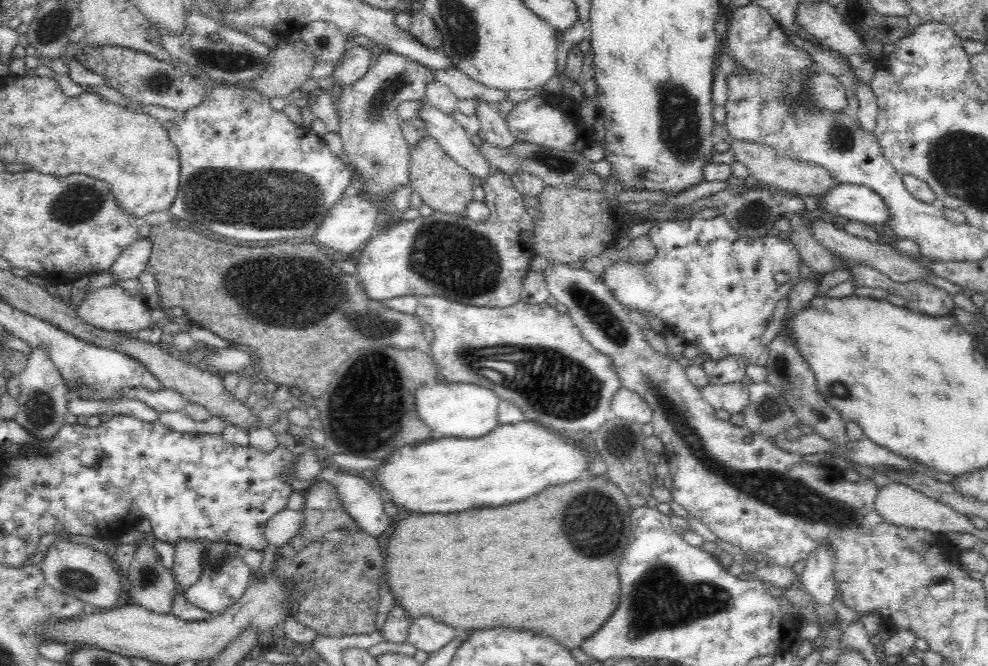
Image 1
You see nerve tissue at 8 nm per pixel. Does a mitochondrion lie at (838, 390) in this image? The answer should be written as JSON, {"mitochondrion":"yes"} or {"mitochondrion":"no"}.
{"mitochondrion":"yes"}

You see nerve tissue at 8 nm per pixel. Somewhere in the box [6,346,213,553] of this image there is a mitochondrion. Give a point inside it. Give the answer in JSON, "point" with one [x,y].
{"point":[40,408]}

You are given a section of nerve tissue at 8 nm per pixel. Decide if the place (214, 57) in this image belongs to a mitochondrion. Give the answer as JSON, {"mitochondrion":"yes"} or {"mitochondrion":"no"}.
{"mitochondrion":"yes"}

